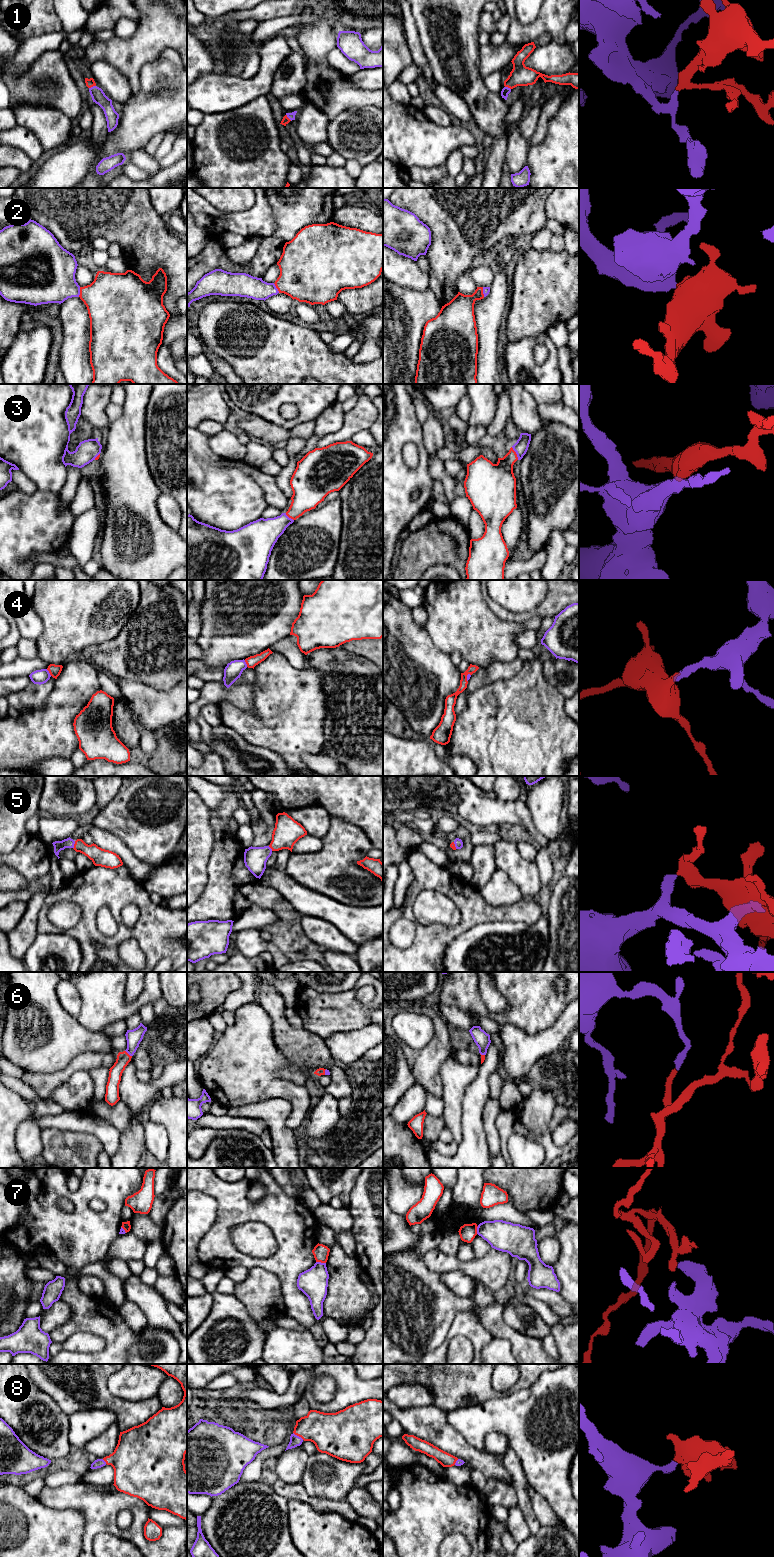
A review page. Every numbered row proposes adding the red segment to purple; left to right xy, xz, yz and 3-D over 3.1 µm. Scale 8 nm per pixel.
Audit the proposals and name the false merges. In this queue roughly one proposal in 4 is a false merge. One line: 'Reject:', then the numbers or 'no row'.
Reject: 7

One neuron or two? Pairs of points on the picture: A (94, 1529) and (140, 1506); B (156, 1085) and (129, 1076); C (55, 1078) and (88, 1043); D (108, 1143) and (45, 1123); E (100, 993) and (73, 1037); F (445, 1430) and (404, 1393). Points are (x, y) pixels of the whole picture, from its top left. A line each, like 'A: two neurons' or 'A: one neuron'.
A: one neuron
B: one neuron
C: two neurons
D: one neuron
E: two neurons
F: two neurons

